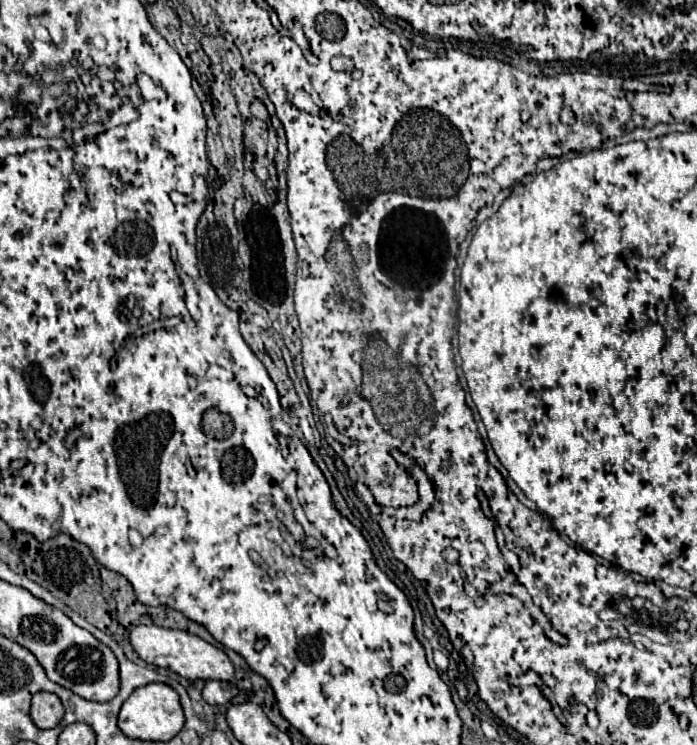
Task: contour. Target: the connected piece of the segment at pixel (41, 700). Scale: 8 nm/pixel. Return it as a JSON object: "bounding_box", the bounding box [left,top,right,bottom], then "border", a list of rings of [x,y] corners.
{"bounding_box":[30,691,64,729],"border":[[[44,691],[42,693],[36,693],[32,697],[30,717],[32,717],[32,723],[36,727],[40,727],[40,729],[52,729],[64,717],[62,701],[54,693],[44,693]]]}

